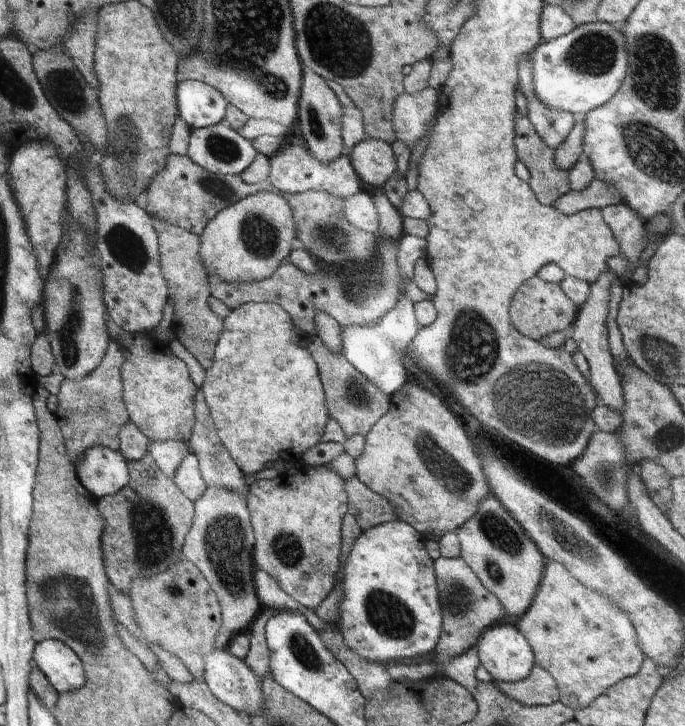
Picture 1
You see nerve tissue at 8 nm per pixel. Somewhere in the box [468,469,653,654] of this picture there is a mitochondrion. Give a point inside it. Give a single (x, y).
(497, 531)

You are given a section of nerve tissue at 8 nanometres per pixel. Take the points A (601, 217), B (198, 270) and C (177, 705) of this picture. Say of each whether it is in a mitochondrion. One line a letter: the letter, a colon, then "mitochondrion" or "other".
A: other
B: other
C: other

